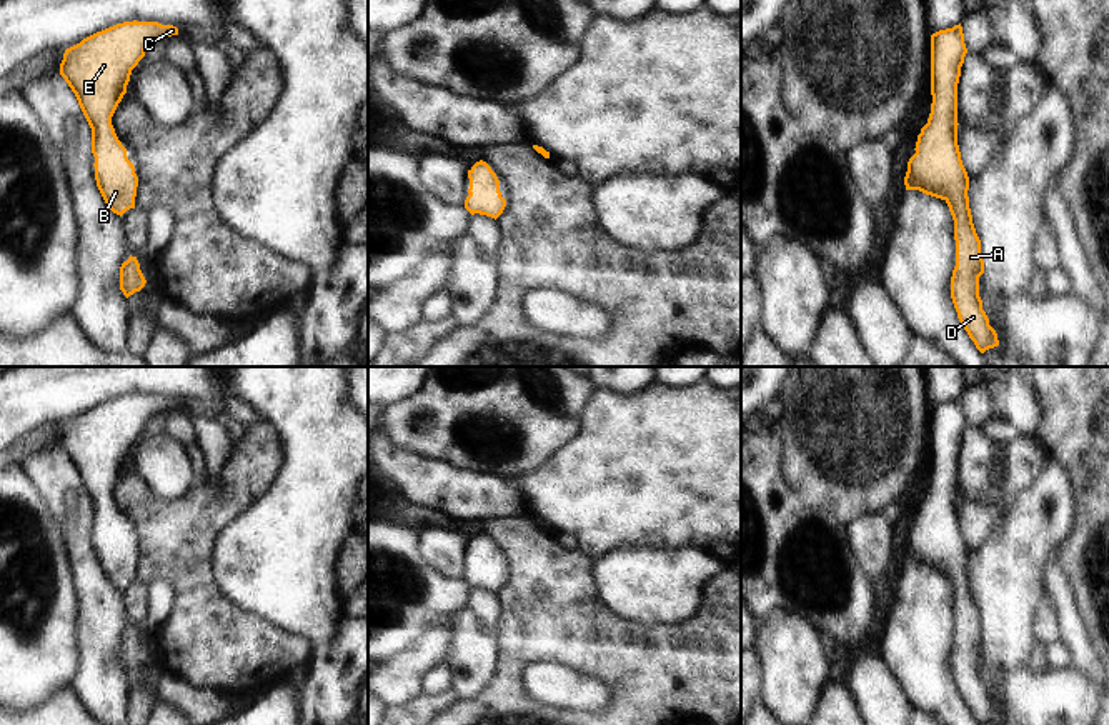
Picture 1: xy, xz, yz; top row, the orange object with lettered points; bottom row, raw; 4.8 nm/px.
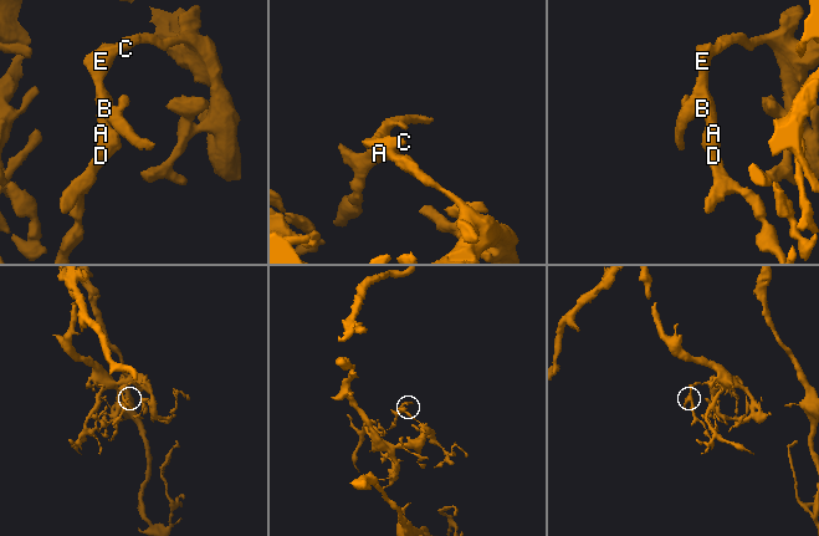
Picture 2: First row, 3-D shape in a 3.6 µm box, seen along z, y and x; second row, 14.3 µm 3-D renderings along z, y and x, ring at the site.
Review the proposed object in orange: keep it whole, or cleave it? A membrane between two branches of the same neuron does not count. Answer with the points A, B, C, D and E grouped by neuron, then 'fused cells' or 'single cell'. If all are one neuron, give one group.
A B C D E; single cell

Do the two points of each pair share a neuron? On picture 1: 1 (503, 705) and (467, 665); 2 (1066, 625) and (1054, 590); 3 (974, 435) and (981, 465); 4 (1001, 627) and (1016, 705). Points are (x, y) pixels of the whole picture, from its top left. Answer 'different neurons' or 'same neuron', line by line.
1: different neurons
2: same neuron
3: same neuron
4: different neurons

